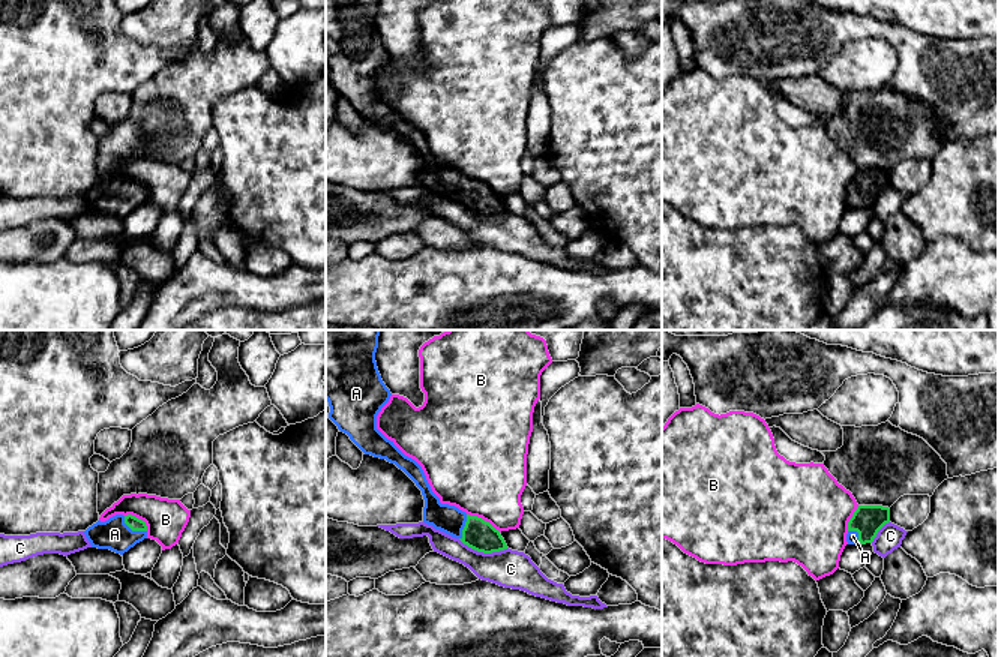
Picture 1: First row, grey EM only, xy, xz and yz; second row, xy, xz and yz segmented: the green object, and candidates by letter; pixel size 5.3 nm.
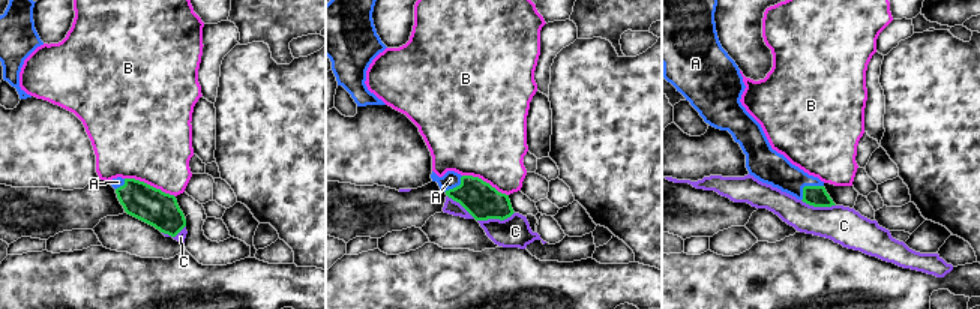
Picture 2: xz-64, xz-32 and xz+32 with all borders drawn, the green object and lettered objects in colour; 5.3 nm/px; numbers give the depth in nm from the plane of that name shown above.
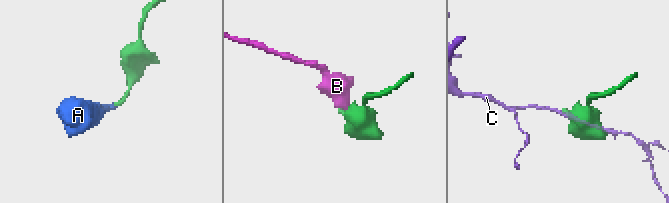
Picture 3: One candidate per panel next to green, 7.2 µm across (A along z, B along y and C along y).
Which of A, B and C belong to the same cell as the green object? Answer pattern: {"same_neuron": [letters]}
{"same_neuron": ["A"]}

